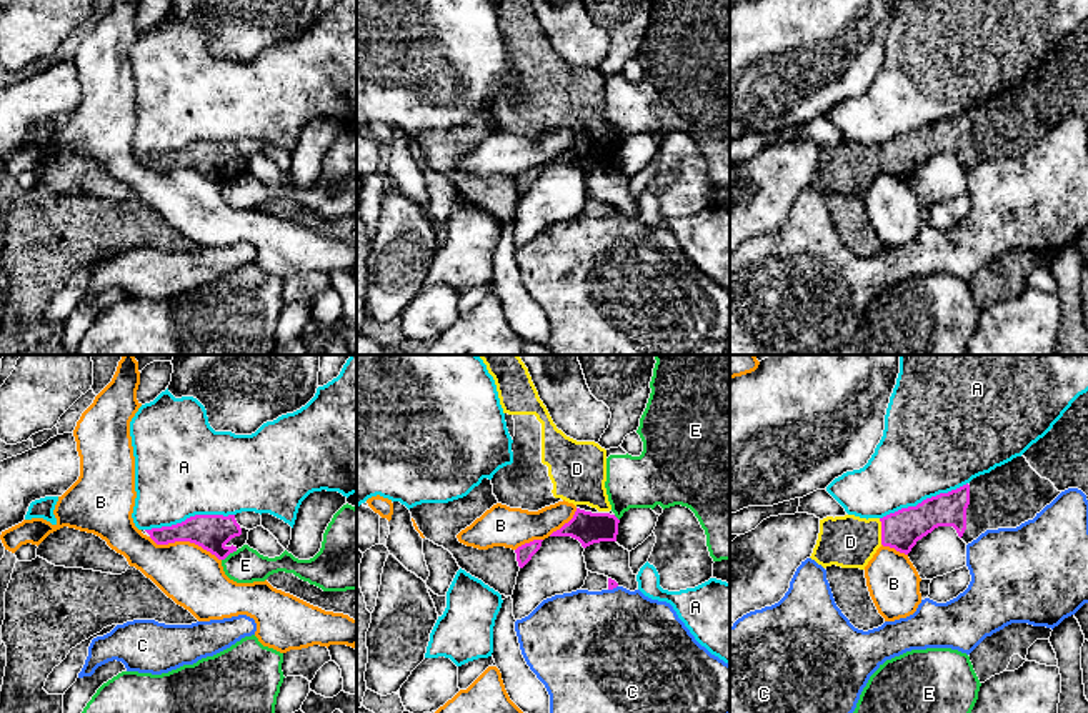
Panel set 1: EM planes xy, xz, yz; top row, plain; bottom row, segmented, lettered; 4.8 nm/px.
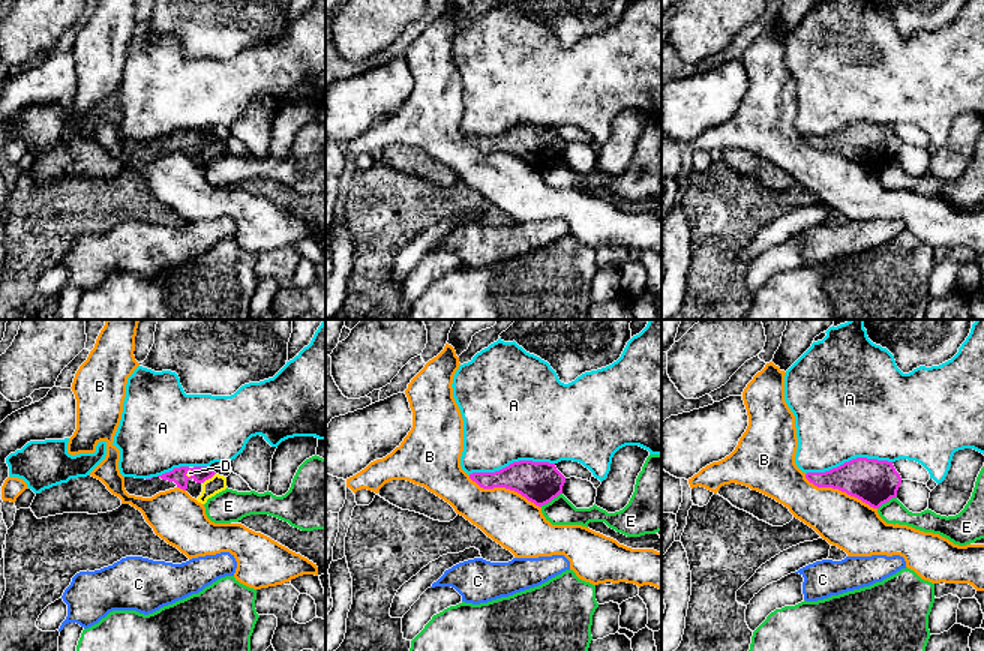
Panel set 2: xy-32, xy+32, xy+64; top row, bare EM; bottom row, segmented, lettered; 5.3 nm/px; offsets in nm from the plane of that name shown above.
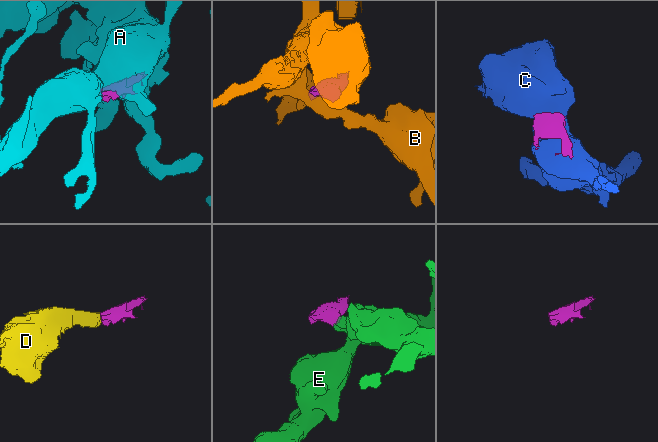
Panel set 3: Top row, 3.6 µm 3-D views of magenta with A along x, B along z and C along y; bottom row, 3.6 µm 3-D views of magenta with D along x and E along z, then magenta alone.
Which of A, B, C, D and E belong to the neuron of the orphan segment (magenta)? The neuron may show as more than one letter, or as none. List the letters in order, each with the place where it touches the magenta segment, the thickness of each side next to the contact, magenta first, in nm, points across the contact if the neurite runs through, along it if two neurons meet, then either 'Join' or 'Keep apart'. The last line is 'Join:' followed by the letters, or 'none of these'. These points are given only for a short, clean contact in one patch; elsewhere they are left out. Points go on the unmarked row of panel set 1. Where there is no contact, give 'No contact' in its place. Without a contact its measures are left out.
A: Touches magenta at xy (190, 144). Thickness 180 nm (magenta) against 460 nm. Keep apart
B: Touches magenta at xy (185, 167). Thickness 180 nm (magenta) against 300 nm. Boundary: xy (149, 164), (157, 170), (194, 169), (220, 187). Keep apart
C: Touches magenta at xz (612, 215). Thickness 50 nm (magenta) against 500 nm. Keep apart
D: Touches magenta at yz (882, 159). Thickness 190 nm (magenta) against 260 nm. Path across: yz (900, 157), (882, 159), (873, 159), (850, 169). Join
E: Touches magenta at xy (229, 180). Thickness 180 nm (magenta) against 170 nm. Boundary: xy (237, 177), (222, 187). Keep apart
Join: D

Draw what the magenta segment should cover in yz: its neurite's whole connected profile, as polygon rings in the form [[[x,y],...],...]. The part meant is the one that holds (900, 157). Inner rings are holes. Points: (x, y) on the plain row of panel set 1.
[[[1088,18],[1021,83],[956,117],[883,145],[845,142],[820,147],[810,185],[823,195],[865,197],[881,172],[908,182],[938,153],[953,153],[968,172],[986,157],[1016,155],[1033,147],[1068,115],[1088,123]]]

